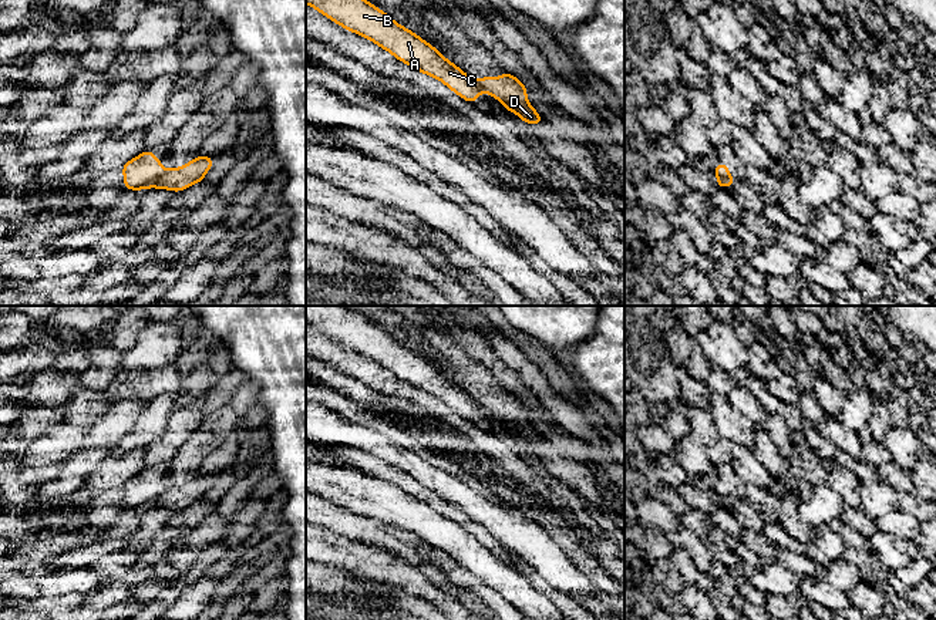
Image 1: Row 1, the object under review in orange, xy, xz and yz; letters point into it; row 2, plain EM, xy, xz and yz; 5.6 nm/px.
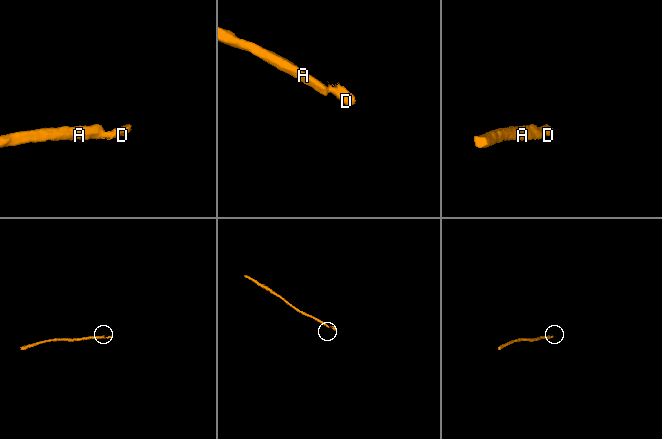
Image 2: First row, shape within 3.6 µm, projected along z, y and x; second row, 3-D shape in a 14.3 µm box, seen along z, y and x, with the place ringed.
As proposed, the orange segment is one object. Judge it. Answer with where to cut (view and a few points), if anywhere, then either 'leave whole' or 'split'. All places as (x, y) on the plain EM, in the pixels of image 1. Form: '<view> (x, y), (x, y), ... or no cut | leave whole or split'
xy (164, 489), (154, 502) | split

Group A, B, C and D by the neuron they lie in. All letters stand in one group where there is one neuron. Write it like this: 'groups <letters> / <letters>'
groups A B C / D

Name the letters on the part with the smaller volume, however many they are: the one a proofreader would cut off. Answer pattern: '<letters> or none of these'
D

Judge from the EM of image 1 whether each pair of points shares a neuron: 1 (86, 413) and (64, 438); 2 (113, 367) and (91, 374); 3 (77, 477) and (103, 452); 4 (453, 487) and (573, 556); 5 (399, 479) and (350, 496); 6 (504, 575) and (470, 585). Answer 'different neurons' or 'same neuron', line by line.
1: different neurons
2: same neuron
3: same neuron
4: different neurons
5: different neurons
6: different neurons

